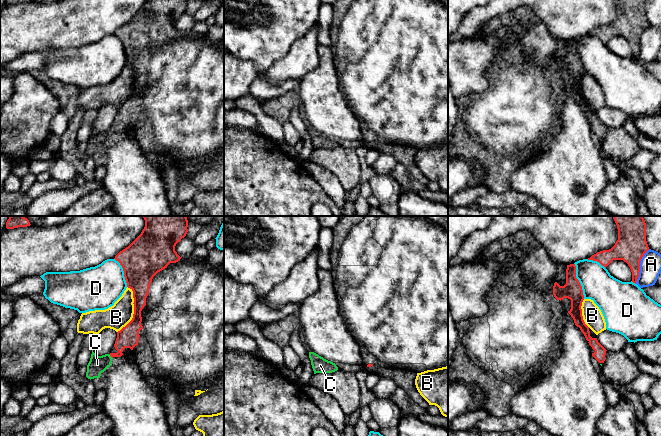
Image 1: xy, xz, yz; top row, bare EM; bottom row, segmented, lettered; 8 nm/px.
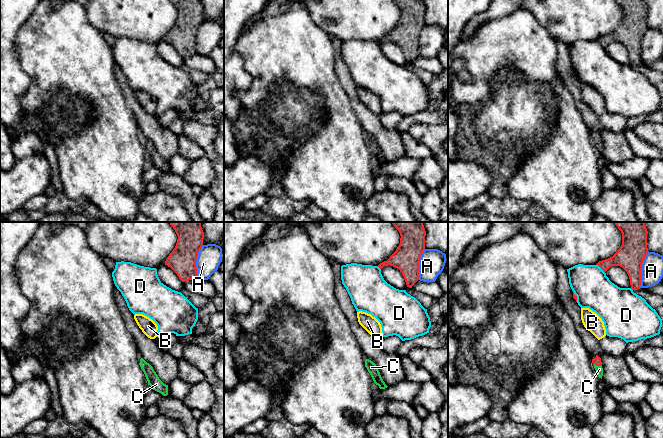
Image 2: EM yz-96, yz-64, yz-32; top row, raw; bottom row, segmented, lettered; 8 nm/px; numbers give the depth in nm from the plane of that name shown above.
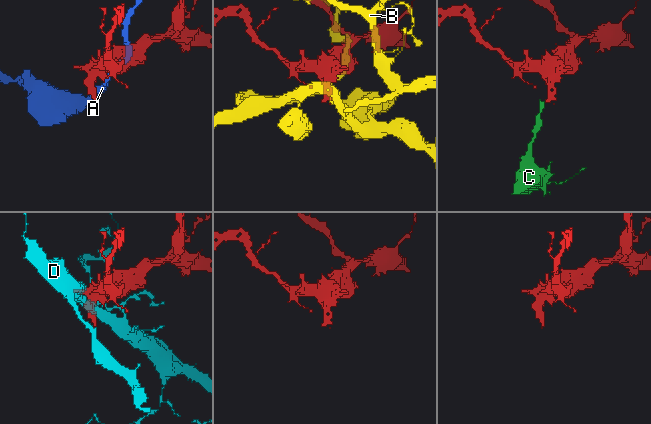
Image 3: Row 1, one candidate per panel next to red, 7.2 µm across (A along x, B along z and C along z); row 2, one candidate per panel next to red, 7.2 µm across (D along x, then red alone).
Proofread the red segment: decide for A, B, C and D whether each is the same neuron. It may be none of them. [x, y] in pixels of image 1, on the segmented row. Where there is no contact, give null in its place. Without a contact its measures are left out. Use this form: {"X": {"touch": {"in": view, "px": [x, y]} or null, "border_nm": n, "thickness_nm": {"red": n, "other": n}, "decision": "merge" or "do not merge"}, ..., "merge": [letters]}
{"A": {"touch": {"in": "yz", "px": [639, 266]}, "border_nm": 300, "thickness_nm": {"red": 240, "other": 180}, "decision": "do not merge"}, "B": {"touch": {"in": "xy", "px": [134, 310]}, "border_nm": 380, "thickness_nm": {"red": 190, "other": 200}, "decision": "do not merge"}, "C": {"touch": {"in": "xy", "px": [110, 355]}, "border_nm": 50, "thickness_nm": {"red": 180, "other": 140}, "decision": "merge"}, "D": {"touch": {"in": "yz", "px": [578, 281]}, "border_nm": 300, "thickness_nm": {"red": 150, "other": 260}, "decision": "do not merge"}, "merge": ["C"]}

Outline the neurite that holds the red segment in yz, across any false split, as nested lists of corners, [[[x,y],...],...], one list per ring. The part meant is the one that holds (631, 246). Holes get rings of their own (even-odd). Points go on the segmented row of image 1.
[[[612,216],[618,229],[618,240],[609,250],[592,255],[588,260],[599,262],[605,268],[613,260],[623,260],[632,272],[636,284],[640,272],[640,261],[649,250],[646,241],[646,223],[643,216]]]

